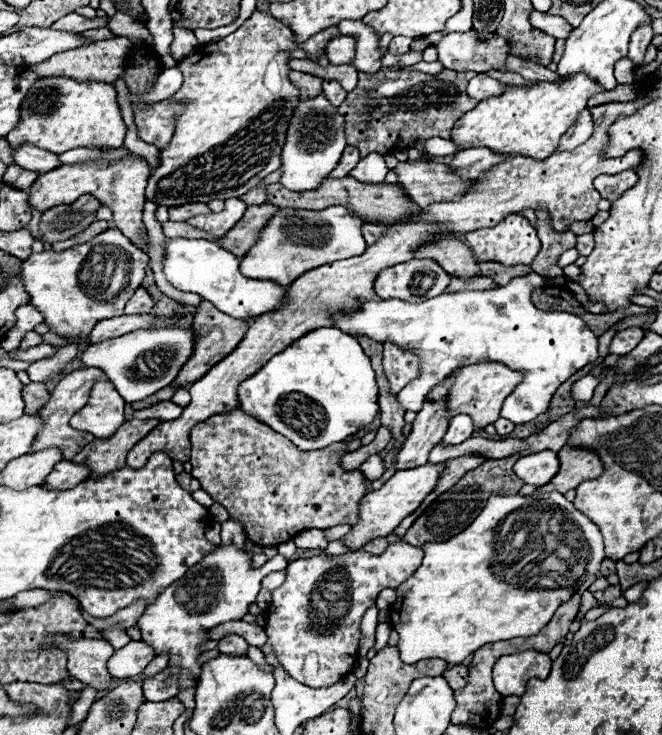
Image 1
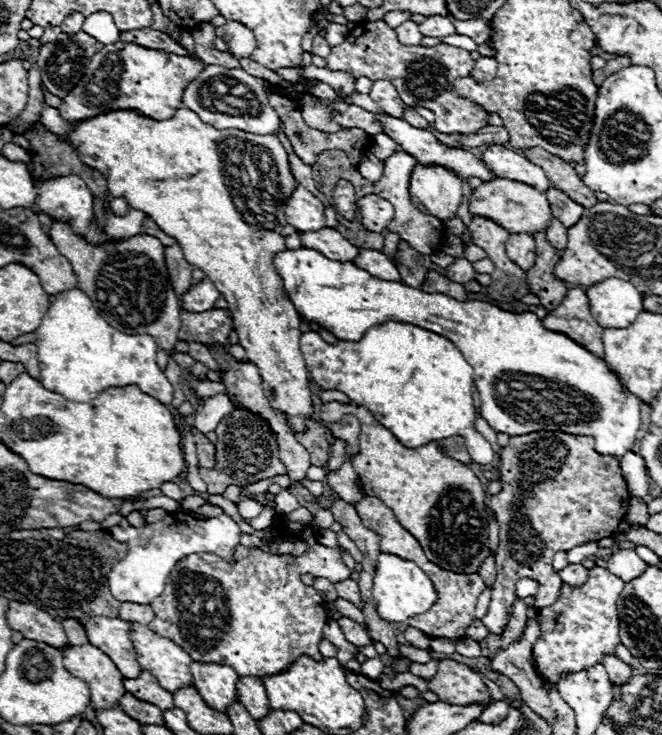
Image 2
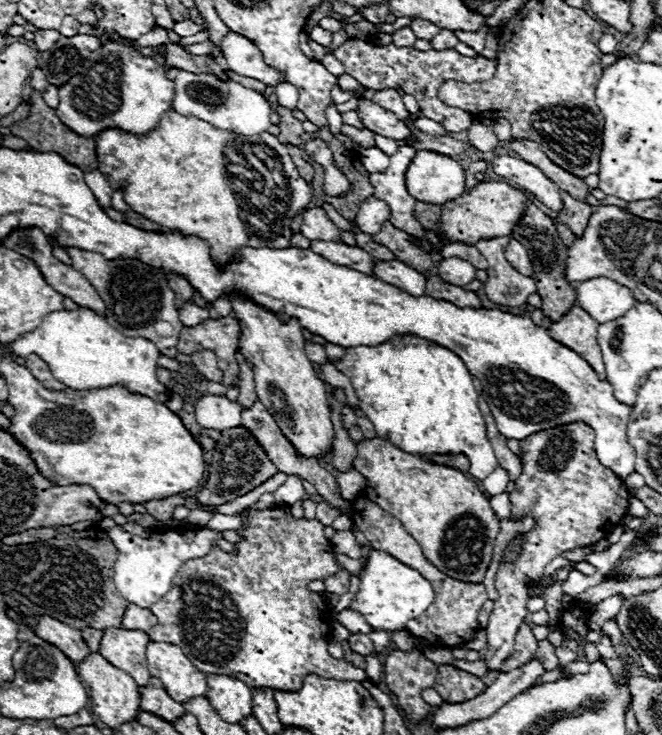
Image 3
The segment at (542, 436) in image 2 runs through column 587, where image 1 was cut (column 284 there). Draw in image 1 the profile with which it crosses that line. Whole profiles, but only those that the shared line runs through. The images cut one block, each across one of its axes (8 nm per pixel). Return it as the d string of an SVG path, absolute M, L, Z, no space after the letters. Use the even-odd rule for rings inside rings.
M234 408L224 414L216 414L196 428L190 434L192 440L192 476L200 480L202 488L220 502L232 520L238 520L244 528L244 534L256 546L278 546L302 530L310 528L332 528L338 524L356 524L360 520L360 500L366 494L366 478L360 470L346 472L340 464L340 458L348 454L348 440L332 444L320 450L298 450L288 438L268 428L258 418L250 416L242 408Z

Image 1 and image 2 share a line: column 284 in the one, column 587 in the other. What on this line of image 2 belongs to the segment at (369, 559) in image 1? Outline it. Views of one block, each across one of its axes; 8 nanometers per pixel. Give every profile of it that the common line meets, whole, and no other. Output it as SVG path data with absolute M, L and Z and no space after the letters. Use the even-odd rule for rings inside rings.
M594 566L588 570L588 582L582 586L562 584L560 598L546 608L538 610L540 638L532 646L532 660L536 672L558 684L564 672L580 672L604 660L606 654L616 656L616 646L620 644L620 620L616 602L624 588L624 580L606 568Z

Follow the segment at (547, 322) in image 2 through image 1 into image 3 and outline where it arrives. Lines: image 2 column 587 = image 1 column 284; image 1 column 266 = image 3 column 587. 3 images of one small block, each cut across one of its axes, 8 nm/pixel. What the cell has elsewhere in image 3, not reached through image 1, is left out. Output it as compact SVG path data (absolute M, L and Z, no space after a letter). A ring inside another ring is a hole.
M574 304L572 310L568 310L568 314L564 314L560 320L552 322L552 326L548 328L548 334L552 338L556 338L558 342L562 342L564 346L576 350L582 358L586 358L588 364L592 364L592 368L596 370L596 374L602 380L606 378L600 346L596 342L598 322L592 320L588 316L588 312L584 312L580 308L580 304Z

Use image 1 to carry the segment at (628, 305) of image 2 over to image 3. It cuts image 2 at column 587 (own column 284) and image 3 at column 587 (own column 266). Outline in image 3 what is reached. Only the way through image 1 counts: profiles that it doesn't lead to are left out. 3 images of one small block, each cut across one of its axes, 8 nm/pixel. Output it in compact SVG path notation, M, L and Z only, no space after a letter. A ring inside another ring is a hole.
M604 276L580 282L576 286L576 298L578 298L578 304L598 324L622 318L638 302L626 286Z

